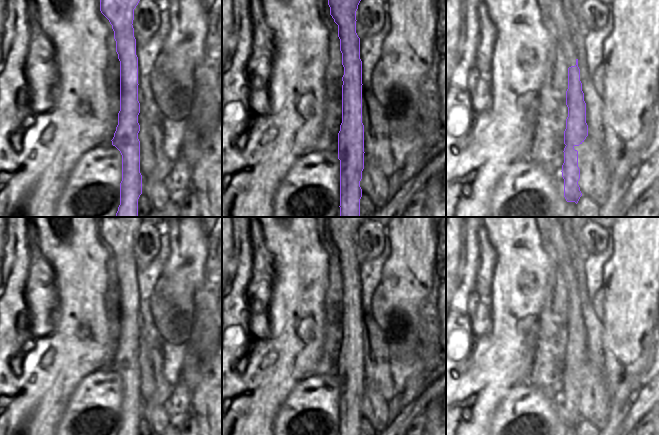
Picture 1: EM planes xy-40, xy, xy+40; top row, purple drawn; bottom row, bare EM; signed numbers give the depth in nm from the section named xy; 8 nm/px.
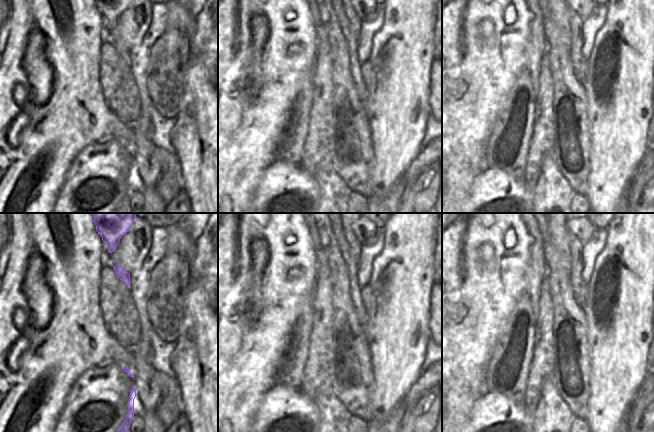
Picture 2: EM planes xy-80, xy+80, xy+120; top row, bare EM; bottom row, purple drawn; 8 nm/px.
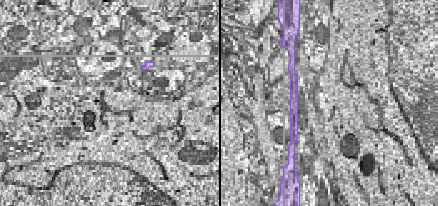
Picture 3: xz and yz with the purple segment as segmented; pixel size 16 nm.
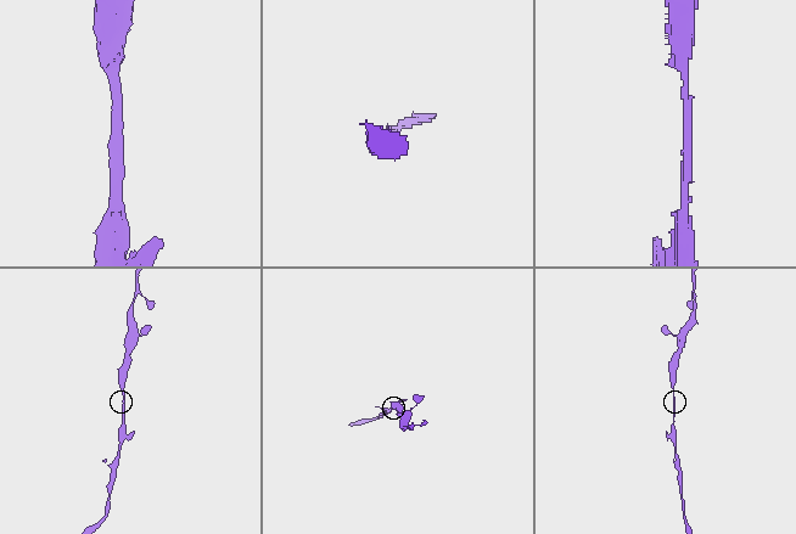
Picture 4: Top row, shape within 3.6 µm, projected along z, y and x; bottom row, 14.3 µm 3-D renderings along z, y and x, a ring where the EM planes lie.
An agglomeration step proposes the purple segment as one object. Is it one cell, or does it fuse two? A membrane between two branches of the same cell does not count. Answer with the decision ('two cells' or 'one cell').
one cell

